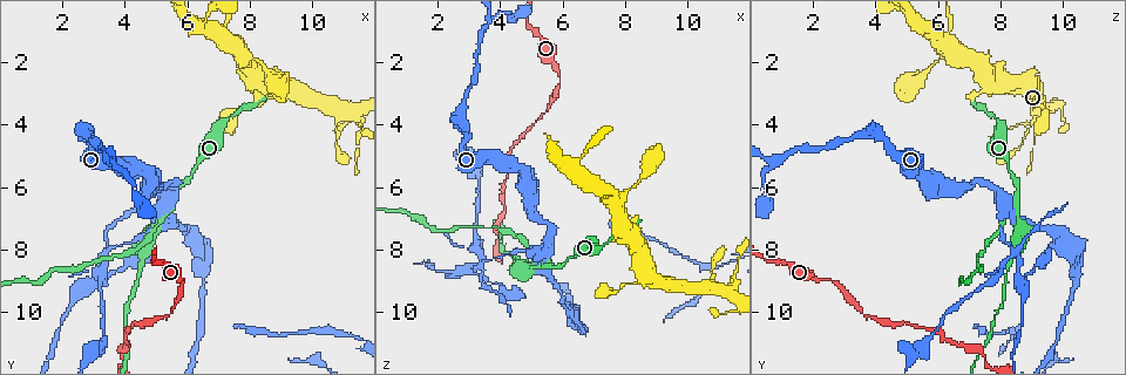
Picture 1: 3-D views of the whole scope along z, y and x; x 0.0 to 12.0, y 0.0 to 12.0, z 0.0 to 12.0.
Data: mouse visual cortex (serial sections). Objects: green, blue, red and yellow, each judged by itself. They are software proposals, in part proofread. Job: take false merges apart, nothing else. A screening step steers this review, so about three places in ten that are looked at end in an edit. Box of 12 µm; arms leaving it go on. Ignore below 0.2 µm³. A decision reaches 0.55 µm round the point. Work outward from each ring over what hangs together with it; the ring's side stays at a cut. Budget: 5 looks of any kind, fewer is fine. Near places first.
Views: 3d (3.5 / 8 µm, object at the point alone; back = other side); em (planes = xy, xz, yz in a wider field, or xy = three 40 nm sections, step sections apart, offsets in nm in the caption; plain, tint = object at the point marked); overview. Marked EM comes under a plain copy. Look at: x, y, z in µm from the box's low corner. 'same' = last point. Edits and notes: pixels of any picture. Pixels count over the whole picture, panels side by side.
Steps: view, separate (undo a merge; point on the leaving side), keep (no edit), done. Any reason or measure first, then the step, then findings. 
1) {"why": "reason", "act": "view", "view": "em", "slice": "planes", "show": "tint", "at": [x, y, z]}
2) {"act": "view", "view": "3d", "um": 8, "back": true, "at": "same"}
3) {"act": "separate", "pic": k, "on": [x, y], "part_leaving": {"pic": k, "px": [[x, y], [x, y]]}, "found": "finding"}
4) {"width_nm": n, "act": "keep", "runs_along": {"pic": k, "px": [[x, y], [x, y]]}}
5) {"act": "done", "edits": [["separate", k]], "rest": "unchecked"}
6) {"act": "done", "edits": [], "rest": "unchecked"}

{"why": "three-way junction", "act": "view", "view": "3d", "um": 8, "at": [5.5, 6.5, 8.6]}

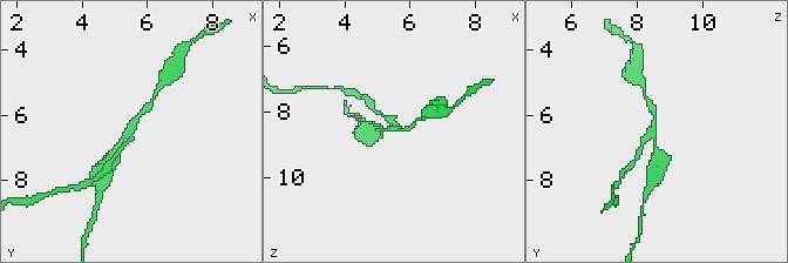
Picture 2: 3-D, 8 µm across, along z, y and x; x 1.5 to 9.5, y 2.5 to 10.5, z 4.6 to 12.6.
{"arms": 3, "arm_widths_nm": [150, 150, 200], "why": "need the tissue", "act": "view", "view": "em", "slice": "xy", "step": 2, "show": "tint", "at": [5.5, 6.4, 8.5]}

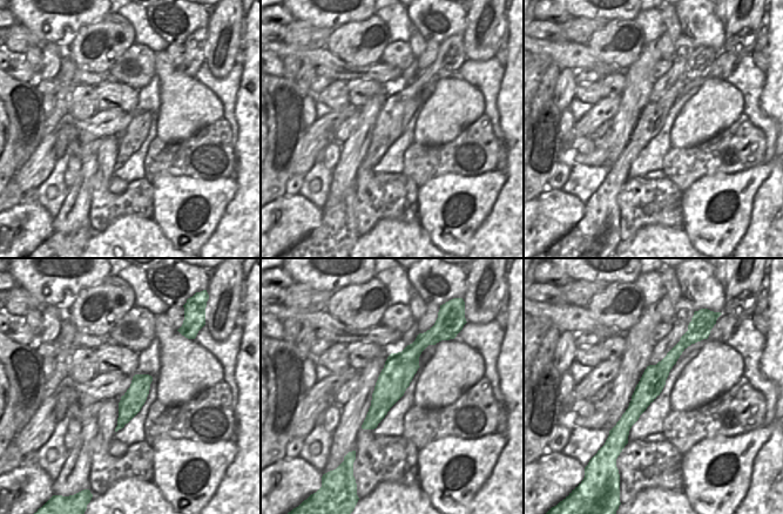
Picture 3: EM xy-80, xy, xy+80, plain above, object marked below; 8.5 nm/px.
{"width_nm": 280, "act": "separate", "pic": 2, "on": [638, 152], "part_leaving": {"pic": 2, "px": [[647, 137], [638, 156], [624, 174]]}, "found": "two cells meet here"}

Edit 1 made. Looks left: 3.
{"why": "see it whole again", "act": "view", "view": "overview"}

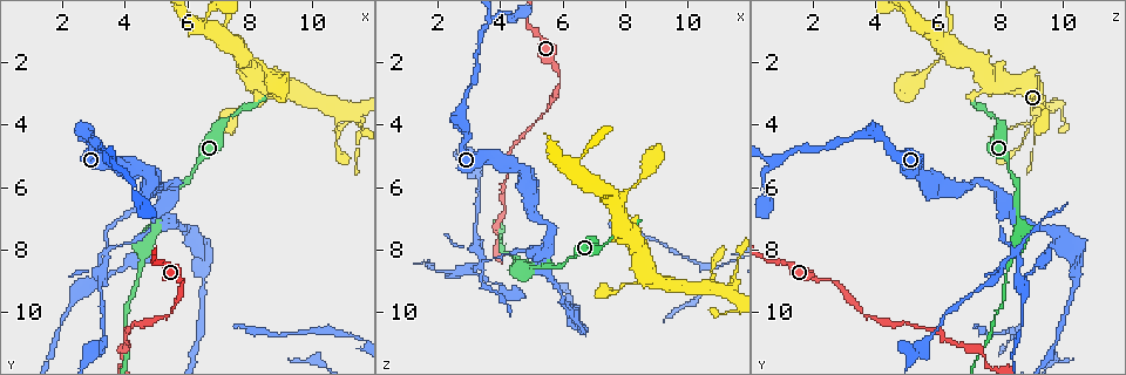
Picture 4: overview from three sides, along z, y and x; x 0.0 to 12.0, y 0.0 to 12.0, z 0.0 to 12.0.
{"why": "four-way junction", "act": "view", "view": "3d", "um": 3.5, "back": true, "at": [7.8, 1.8, 6.3]}

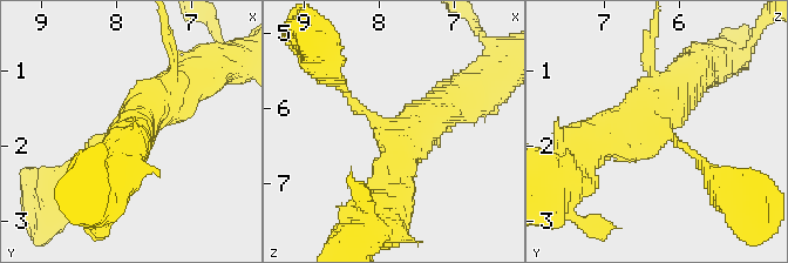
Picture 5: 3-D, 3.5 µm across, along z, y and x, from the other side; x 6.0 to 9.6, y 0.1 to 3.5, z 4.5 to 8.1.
{"arms": 4, "arm_widths_nm": [100, 100, 500, 600], "why": "shape alone is not enough", "act": "view", "view": "em", "slice": "xy", "step": 3, "show": "tint", "at": [7.85, 1.80, 6.30]}

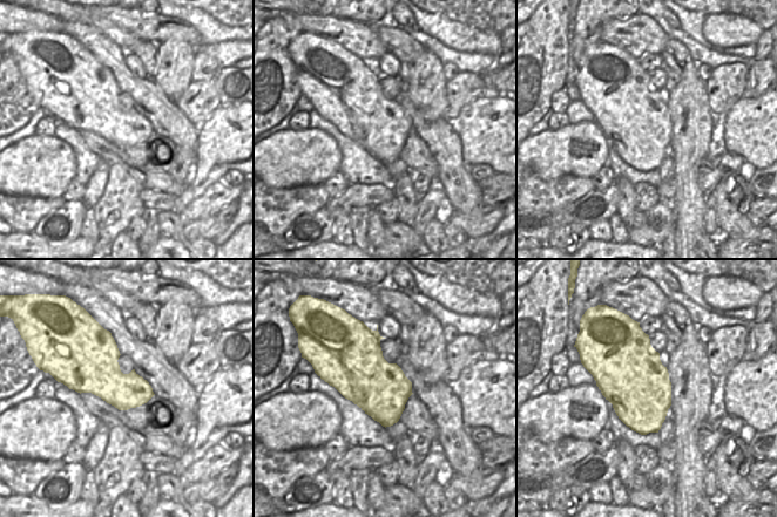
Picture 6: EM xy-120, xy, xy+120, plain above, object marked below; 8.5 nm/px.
{"width_nm": 480, "act": "keep", "runs_along": {"pic": 5, "px": [[386, 207], [408, 137], [459, 98]]}, "found": "all the same cell"}

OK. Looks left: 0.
{"act": "done", "edits": [["separate", 2]], "rest": "unchecked"}

